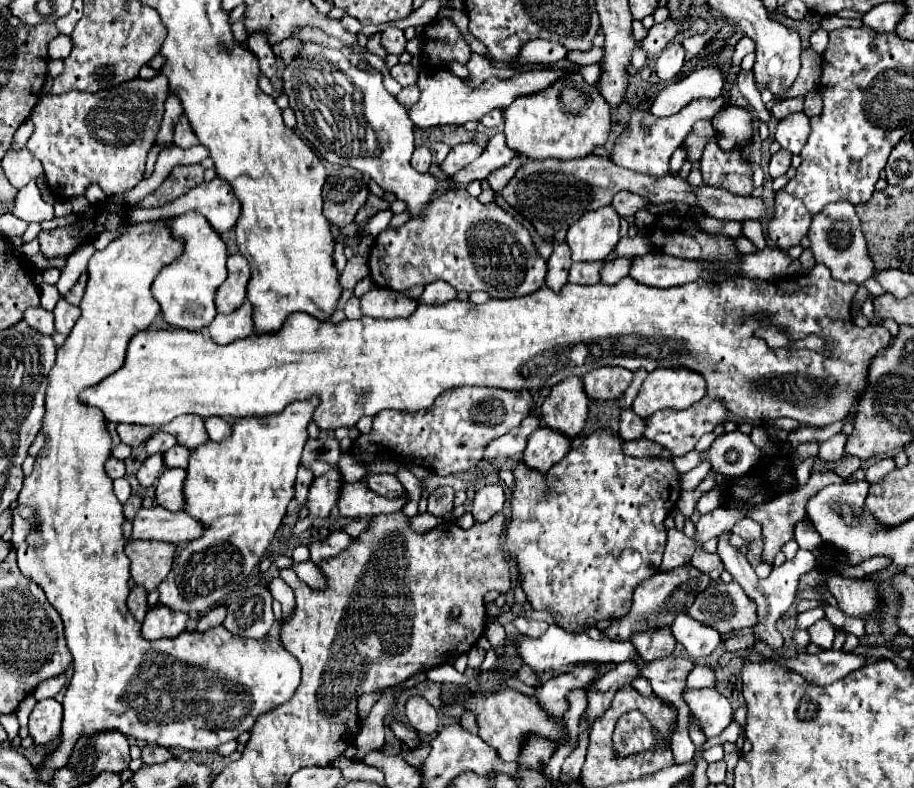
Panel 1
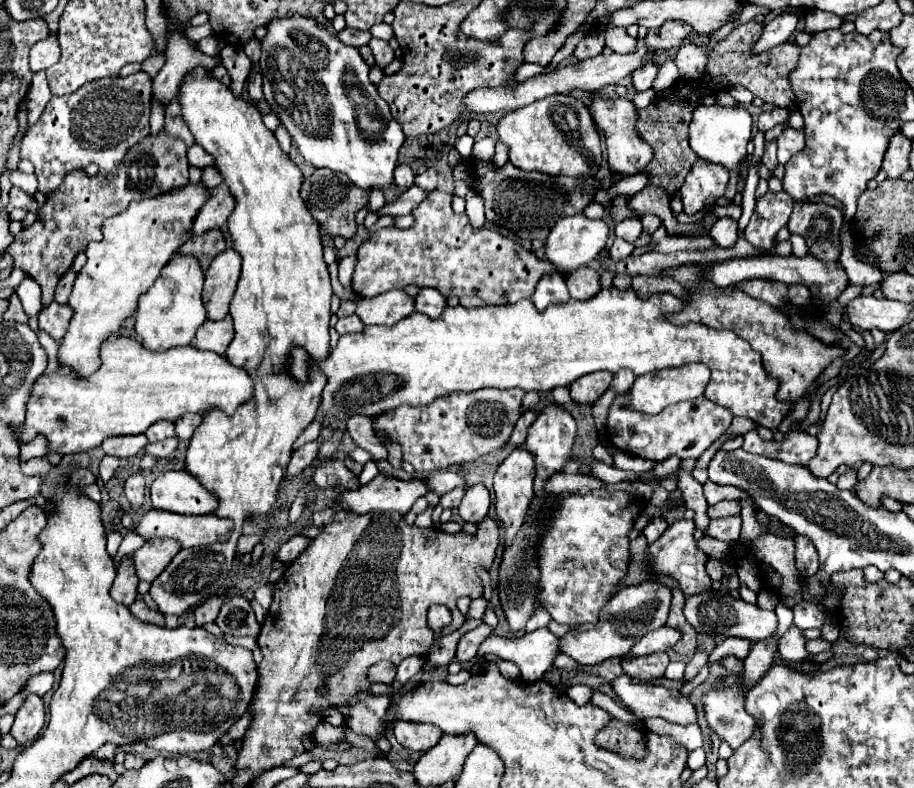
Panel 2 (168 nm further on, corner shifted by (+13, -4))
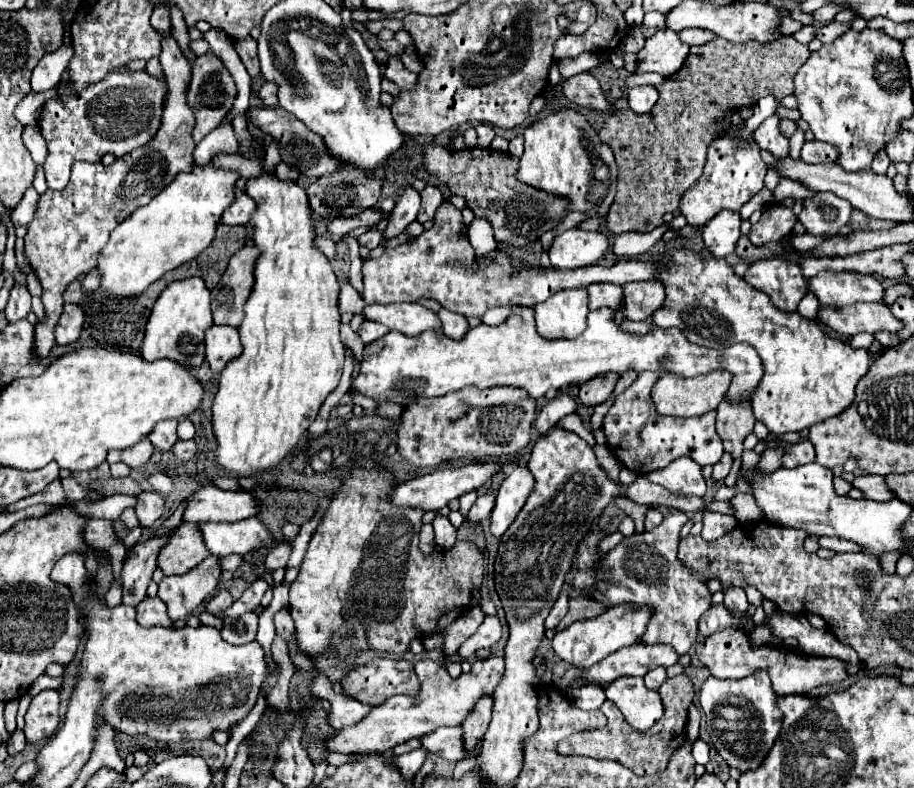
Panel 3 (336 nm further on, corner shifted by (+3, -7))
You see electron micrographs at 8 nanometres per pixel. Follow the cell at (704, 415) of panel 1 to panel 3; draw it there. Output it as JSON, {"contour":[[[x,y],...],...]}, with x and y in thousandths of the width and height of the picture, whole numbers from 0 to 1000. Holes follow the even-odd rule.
{"contour":[[[705,471],[696,478],[696,484],[674,504],[672,514],[663,524],[659,534],[659,547],[663,552],[665,570],[672,575],[672,580],[689,598],[698,603],[707,603],[711,598],[724,595],[731,588],[735,588],[742,580],[755,580],[766,593],[783,590],[792,575],[790,560],[783,549],[783,522],[777,522],[766,529],[726,529],[720,527],[711,494],[705,494],[705,489],[716,489],[724,478],[724,471]]]}

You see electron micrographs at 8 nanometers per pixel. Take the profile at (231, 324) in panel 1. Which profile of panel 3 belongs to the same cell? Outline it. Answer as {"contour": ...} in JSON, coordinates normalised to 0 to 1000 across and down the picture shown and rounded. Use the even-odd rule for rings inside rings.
{"contour":[[[232,412],[225,420],[225,456],[234,473],[241,473],[252,456],[265,448],[265,435],[256,415]]]}

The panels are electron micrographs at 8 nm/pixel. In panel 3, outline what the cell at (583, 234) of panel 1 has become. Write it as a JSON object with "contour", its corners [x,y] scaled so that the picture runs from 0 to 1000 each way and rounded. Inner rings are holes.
{"contour":[[[621,291],[606,303],[600,326],[606,341],[632,341],[650,336],[665,313],[667,306],[656,293]]]}

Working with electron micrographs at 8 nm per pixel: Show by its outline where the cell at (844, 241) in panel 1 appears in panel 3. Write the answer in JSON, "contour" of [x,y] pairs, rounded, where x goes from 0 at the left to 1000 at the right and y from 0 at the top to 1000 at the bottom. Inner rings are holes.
{"contour":[[[891,245],[880,253],[880,265],[873,280],[886,298],[915,298],[930,278],[932,260],[912,245]]]}

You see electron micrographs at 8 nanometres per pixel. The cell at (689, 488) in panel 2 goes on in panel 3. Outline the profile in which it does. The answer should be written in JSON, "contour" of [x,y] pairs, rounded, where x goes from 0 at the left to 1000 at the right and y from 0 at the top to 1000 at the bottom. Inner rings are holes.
{"contour":[[[744,580],[735,585],[731,593],[722,598],[713,598],[707,603],[713,613],[729,618],[731,623],[746,623],[751,628],[770,628],[772,610],[766,600],[766,590],[753,580]]]}

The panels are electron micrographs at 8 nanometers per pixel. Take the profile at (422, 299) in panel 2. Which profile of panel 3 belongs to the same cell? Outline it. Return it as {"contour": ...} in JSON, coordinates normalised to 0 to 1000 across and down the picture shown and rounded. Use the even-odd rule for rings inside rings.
{"contour":[[[481,392],[481,405],[484,405],[484,420],[488,428],[492,430],[505,430],[505,425],[510,425],[512,420],[512,407],[508,400],[501,397],[492,397],[490,392]]]}

